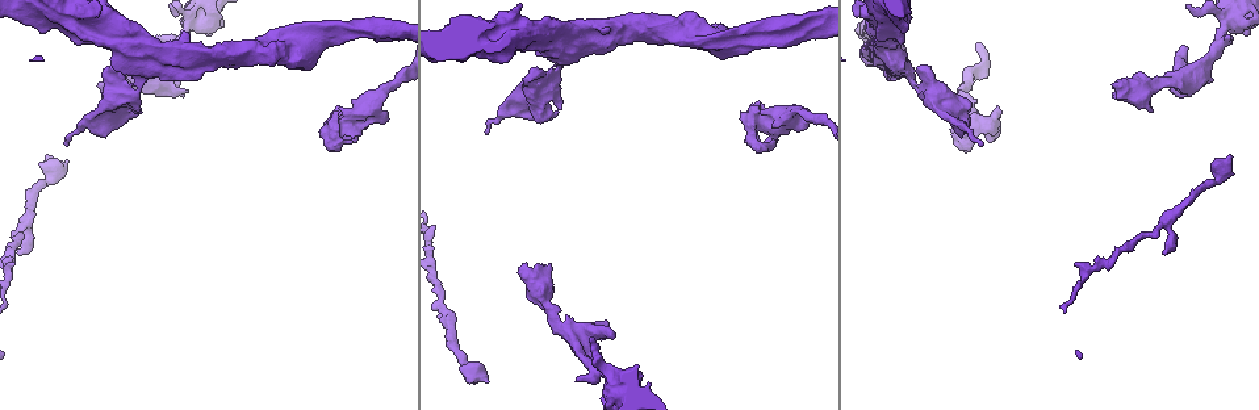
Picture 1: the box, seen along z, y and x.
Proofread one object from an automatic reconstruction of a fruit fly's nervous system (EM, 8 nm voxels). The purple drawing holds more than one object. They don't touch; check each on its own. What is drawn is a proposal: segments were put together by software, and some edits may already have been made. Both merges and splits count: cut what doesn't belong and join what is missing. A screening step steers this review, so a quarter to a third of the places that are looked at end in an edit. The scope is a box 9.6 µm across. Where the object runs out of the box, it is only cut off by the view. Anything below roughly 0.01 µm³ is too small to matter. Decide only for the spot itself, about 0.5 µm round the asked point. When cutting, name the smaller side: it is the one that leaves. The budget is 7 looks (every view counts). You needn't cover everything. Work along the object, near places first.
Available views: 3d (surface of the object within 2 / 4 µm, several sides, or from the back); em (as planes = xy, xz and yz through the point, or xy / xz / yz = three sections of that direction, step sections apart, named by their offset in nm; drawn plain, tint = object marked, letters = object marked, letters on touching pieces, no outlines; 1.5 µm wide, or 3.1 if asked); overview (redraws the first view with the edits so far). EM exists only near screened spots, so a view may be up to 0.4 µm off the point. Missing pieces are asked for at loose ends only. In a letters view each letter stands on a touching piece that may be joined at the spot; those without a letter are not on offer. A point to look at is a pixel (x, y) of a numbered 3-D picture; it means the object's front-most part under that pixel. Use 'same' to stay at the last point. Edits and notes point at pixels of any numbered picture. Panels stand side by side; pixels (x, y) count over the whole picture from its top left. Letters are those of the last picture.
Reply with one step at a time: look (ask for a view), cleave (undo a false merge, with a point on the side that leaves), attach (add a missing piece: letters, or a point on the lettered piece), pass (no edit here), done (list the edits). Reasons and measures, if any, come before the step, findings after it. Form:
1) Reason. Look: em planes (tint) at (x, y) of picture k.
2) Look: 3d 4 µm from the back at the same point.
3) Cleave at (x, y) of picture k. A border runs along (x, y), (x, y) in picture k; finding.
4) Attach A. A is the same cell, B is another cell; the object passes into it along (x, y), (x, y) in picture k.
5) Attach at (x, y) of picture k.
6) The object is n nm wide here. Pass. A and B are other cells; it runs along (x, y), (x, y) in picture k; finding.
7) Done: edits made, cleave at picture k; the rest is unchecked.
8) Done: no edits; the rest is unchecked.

Branch stops here. Look: 3d 4 µm at (17, 250) of picture 1.

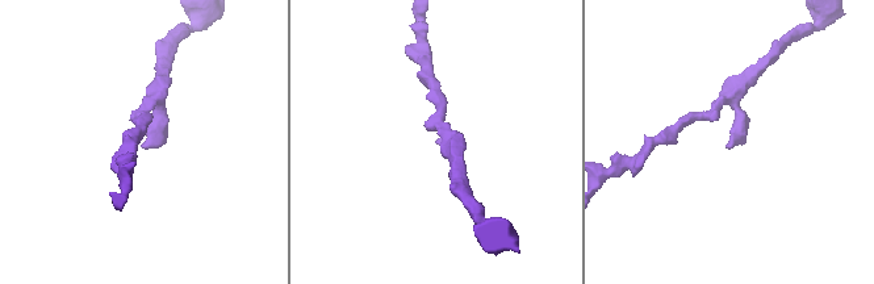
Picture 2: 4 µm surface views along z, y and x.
Look: em xy step 8 (letters) at (143, 144) of picture 2.

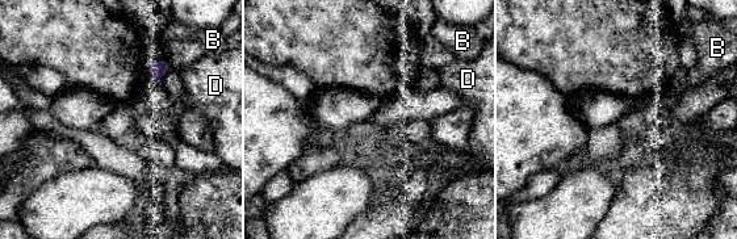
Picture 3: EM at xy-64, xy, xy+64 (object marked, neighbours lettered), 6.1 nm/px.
Look: em yz step 8 (letters) at the same point.

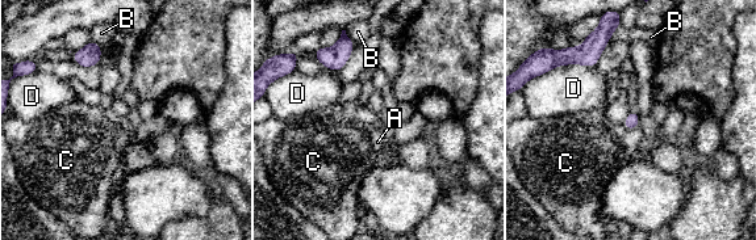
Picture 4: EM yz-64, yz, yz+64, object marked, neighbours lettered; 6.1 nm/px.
Pass. A, B, C and D are other cells; a border runs along (622, 123), (627, 129), (638, 126) in picture 4; no lettered piece goes on from it.

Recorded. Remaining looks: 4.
Branch stops here. Look: em yz step 8 (letters) at (1227, 37) of picture 1.

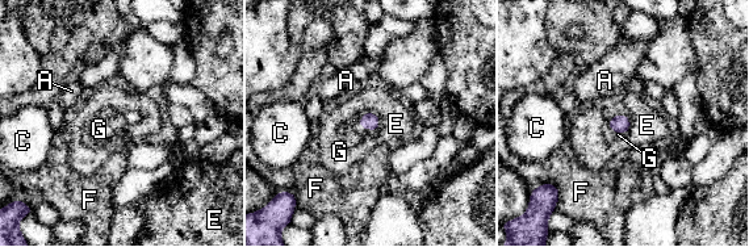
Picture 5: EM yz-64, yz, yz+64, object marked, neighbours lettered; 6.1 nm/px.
Pass. A, C, E, F and G are other cells; a border runs along (369, 111), (377, 117), (377, 130) in picture 5; none of them fits.

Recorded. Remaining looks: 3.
Abrupt turn. Look: 3d 2 µm from the back at (753, 120) of picture 1.

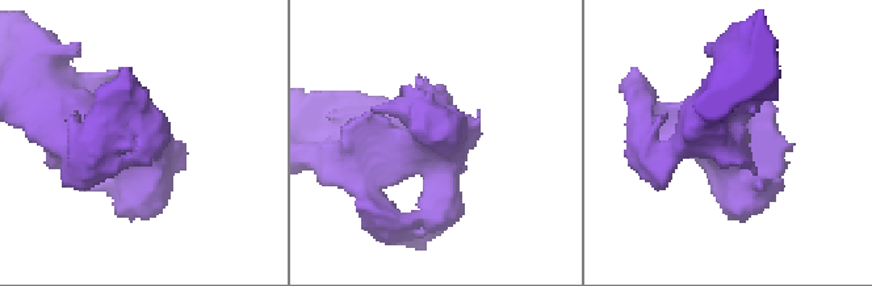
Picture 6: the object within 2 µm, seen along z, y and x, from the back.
Need the tissue. Look: em yz step 4 (tint) at (432, 145) of picture 6.

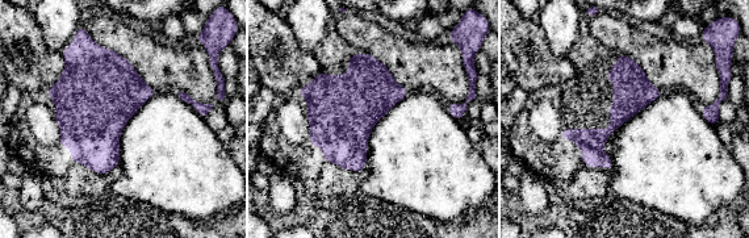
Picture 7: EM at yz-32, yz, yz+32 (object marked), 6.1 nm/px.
Look: em yz step 4 (letters) at the same point.

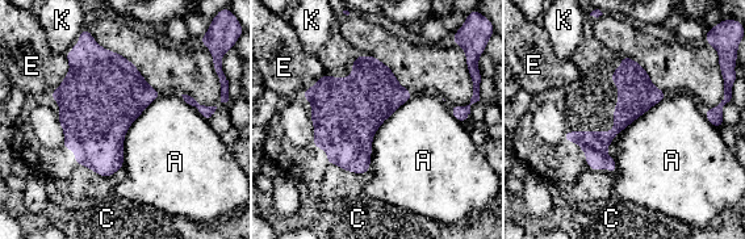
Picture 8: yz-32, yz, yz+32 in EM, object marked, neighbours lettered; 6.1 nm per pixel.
The object is 150 nm wide here; the longest contact is with A, 600 nm. Pass. A, C, E and K are other cells; one cell here.

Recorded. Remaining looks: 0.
Done: no edits; the rest is unchecked.

